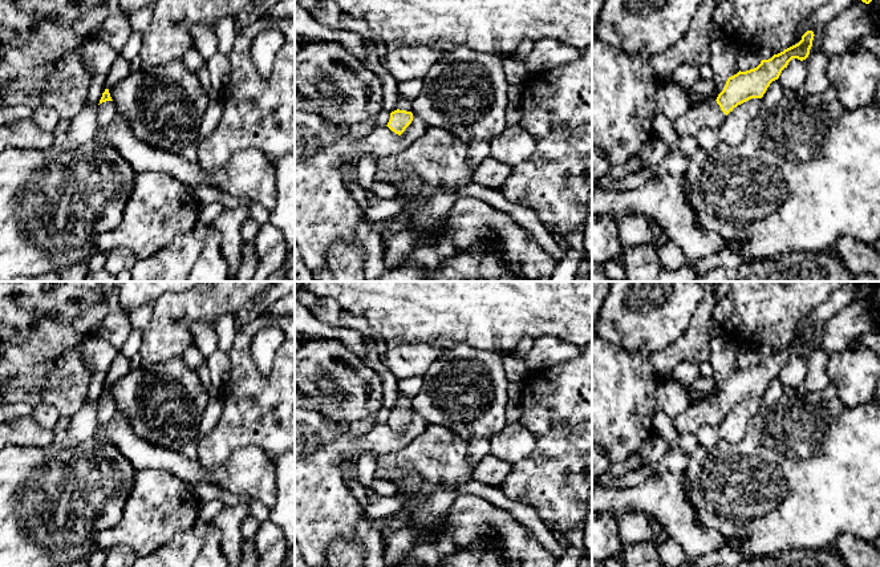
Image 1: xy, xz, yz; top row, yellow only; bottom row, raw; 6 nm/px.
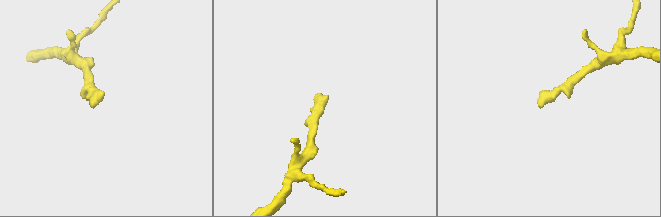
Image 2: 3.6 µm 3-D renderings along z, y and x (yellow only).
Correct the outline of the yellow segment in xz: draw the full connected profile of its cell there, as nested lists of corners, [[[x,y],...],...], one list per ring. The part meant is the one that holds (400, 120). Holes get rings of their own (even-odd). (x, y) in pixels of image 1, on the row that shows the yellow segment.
[[[398,94],[397,109],[390,113],[390,120],[386,125],[398,135],[401,135],[413,121],[411,104],[413,101],[405,100]]]

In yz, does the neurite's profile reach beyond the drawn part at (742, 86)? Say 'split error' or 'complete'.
split error

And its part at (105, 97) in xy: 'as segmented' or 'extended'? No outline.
extended

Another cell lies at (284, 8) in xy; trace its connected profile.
[[[281,0],[275,4],[265,16],[269,16],[275,20],[289,17],[295,15],[295,0]]]

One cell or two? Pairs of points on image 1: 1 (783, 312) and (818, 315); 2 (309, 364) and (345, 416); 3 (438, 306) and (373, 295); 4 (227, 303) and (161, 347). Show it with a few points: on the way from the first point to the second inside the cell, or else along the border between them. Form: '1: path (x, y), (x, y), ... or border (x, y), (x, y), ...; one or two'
1: border (831, 295), (797, 325), (793, 340); two
2: path (309, 379), (309, 387), (331, 406); one
3: path (422, 295), (389, 295); one
4: path (210, 303), (201, 304), (175, 329); one

